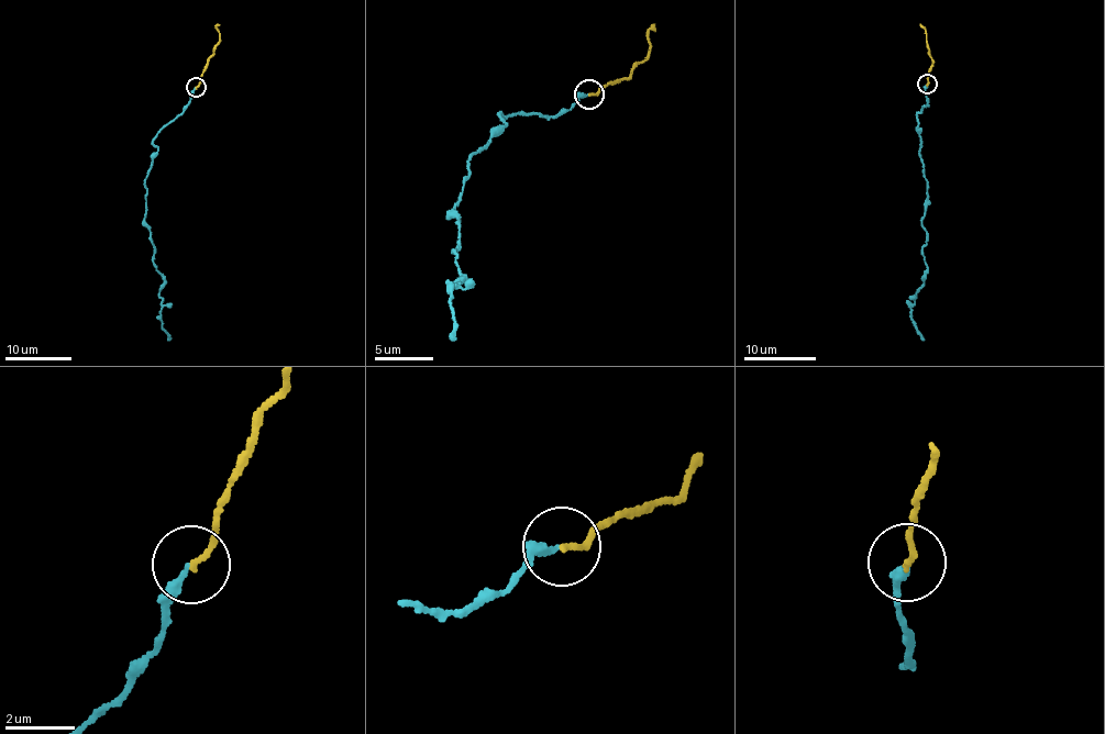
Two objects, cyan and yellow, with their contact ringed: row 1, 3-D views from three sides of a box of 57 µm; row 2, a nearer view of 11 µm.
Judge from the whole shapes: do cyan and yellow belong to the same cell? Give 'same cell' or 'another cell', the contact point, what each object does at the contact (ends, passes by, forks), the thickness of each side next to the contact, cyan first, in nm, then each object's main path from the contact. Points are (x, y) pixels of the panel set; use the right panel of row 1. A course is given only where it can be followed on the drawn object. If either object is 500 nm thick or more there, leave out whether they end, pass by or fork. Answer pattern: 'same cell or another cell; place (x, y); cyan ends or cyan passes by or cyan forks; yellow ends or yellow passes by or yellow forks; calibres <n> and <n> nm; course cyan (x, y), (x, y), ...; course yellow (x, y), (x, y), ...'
same cell; place (927, 84); cyan ends; yellow ends; calibres 200 and 150 nm; course cyan (927, 85), (927, 101), (917, 113), (927, 271), (912, 319), (924, 338); course yellow (927, 85), (932, 62), (925, 29), (919, 24)

